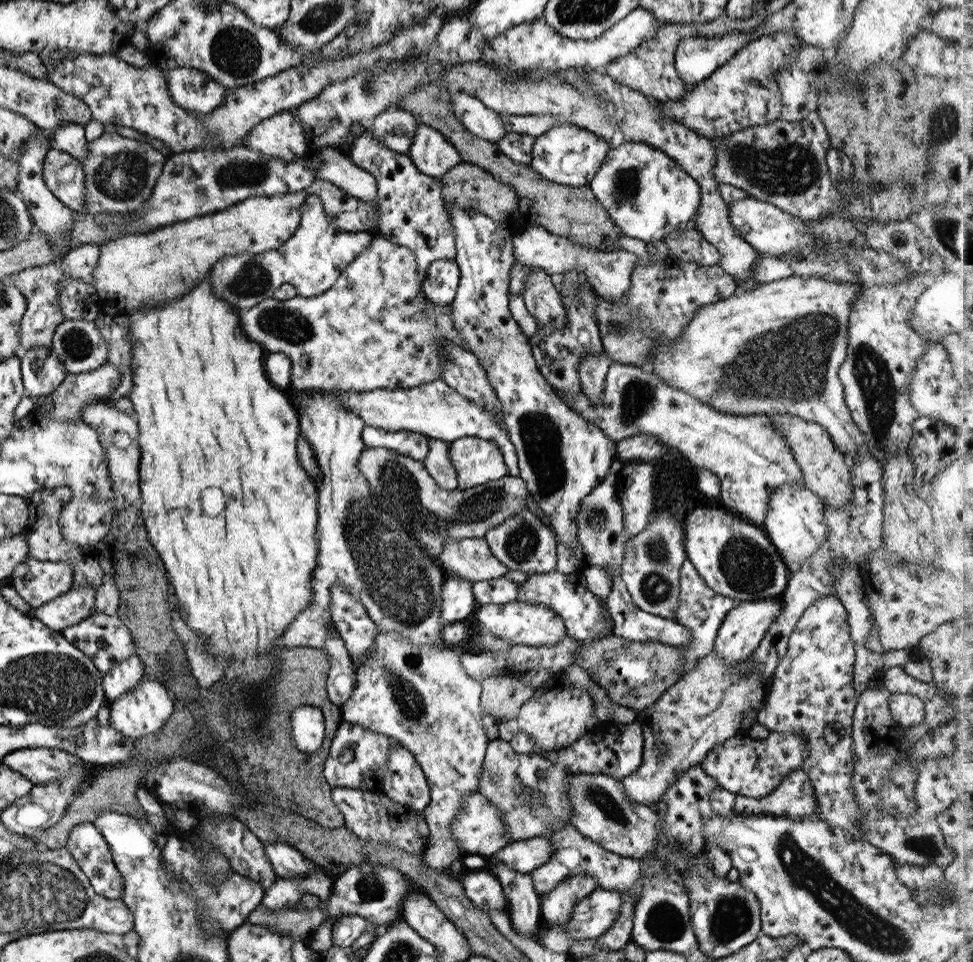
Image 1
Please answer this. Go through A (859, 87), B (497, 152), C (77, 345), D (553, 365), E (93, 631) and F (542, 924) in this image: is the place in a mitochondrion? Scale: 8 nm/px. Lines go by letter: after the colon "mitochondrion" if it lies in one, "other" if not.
A: other
B: other
C: mitochondrion
D: other
E: other
F: other

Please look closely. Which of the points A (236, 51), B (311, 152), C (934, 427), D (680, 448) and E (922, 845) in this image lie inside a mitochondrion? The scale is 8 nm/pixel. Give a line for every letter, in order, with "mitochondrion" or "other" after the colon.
A: mitochondrion
B: other
C: other
D: other
E: mitochondrion

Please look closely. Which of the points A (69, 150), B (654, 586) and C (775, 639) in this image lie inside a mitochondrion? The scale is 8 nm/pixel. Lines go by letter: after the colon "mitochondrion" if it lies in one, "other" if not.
A: other
B: mitochondrion
C: other

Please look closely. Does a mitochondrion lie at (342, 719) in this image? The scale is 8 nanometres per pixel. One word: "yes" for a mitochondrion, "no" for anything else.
no

